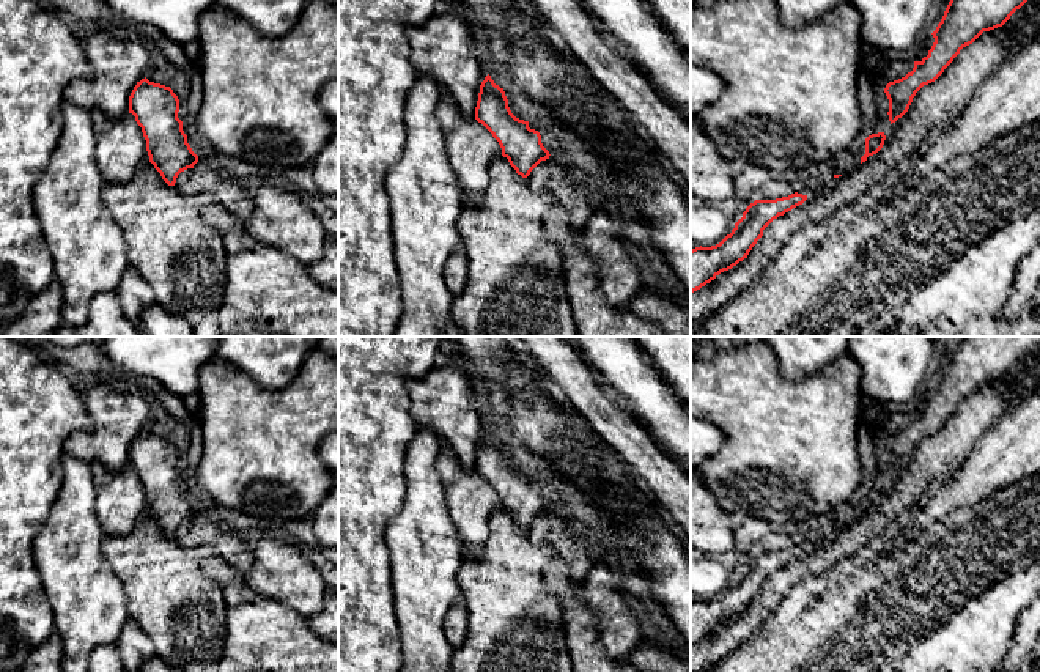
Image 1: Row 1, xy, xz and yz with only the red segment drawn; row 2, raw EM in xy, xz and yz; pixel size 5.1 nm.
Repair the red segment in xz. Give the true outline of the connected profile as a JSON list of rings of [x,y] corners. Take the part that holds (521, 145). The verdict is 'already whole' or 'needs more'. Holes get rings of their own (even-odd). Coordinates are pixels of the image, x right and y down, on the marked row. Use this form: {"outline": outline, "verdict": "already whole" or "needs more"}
{"outline": [[[489,74],[480,85],[475,120],[492,134],[502,156],[522,178],[527,178],[541,161],[549,159],[540,132],[511,113],[503,88],[496,85]]], "verdict": "already whole"}

